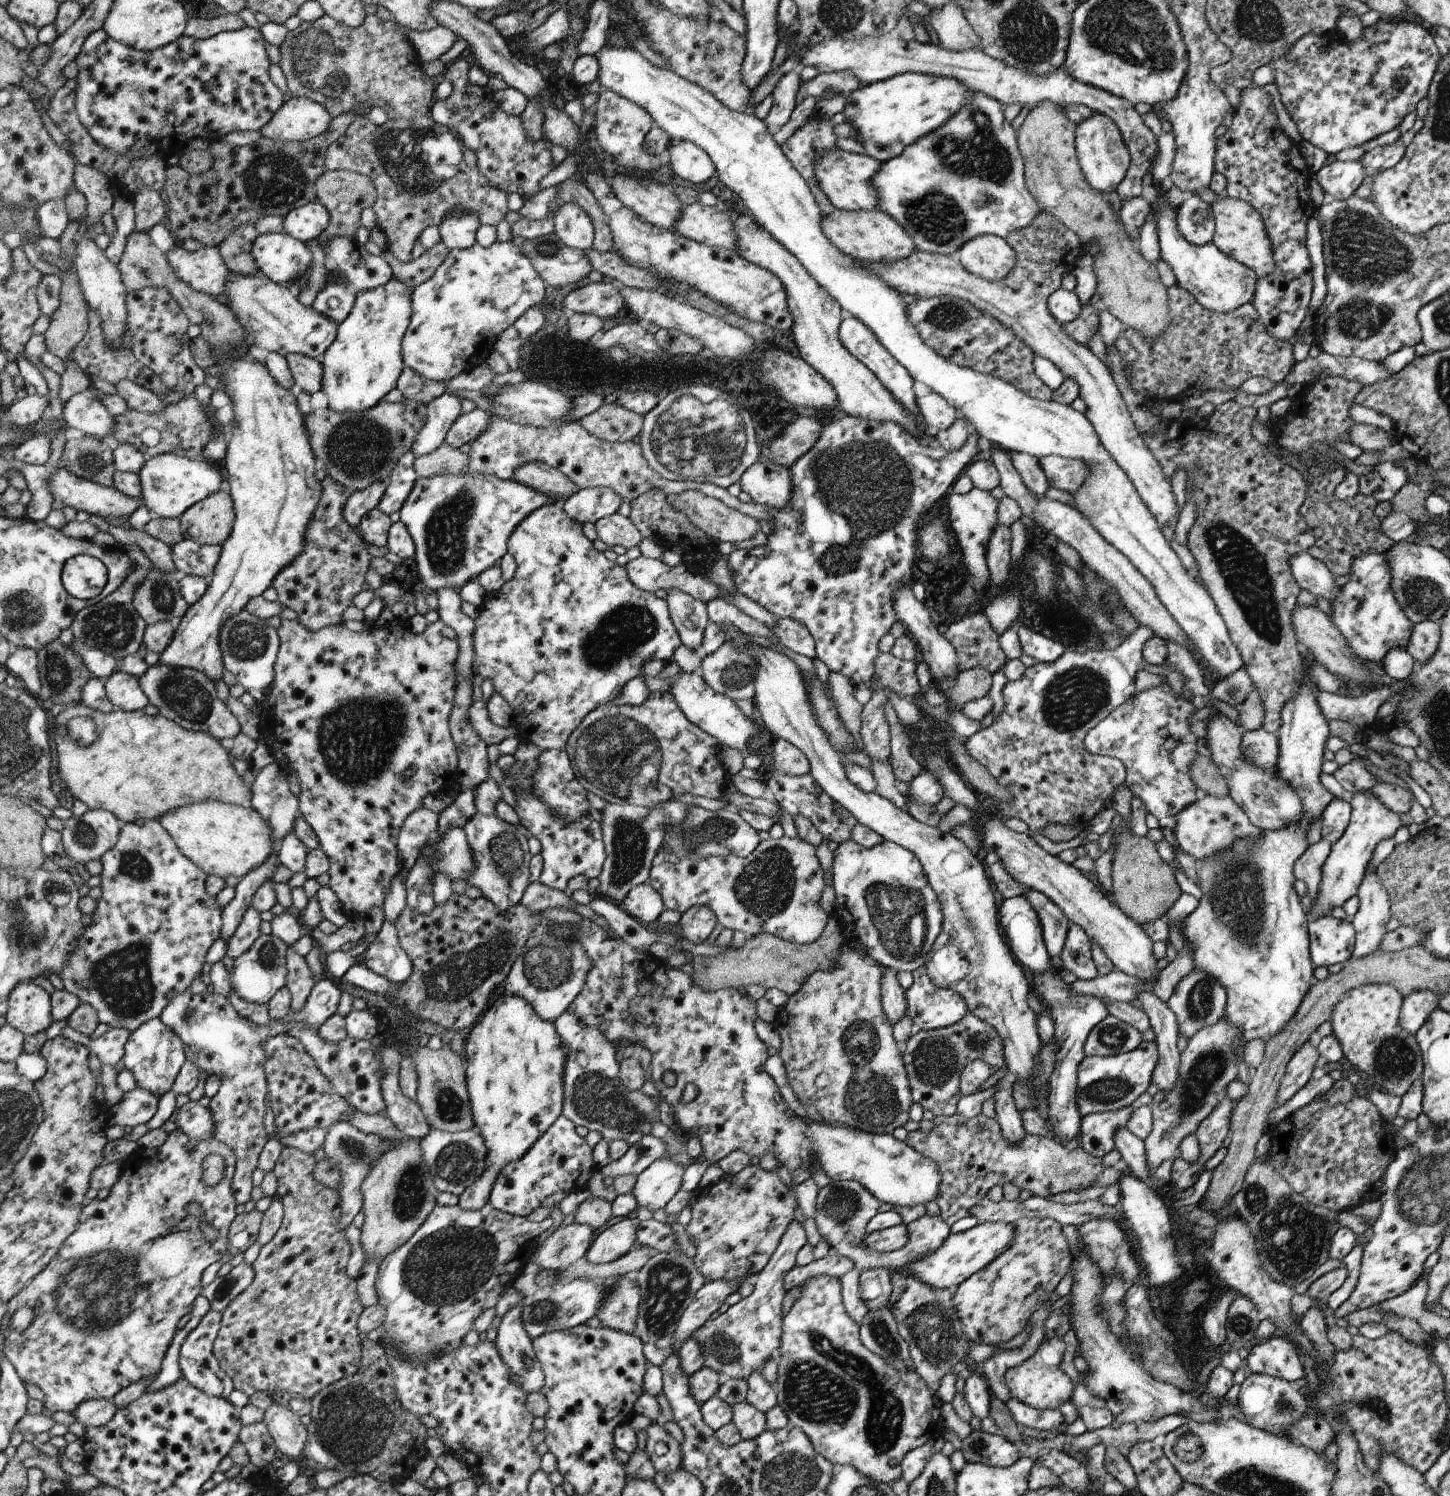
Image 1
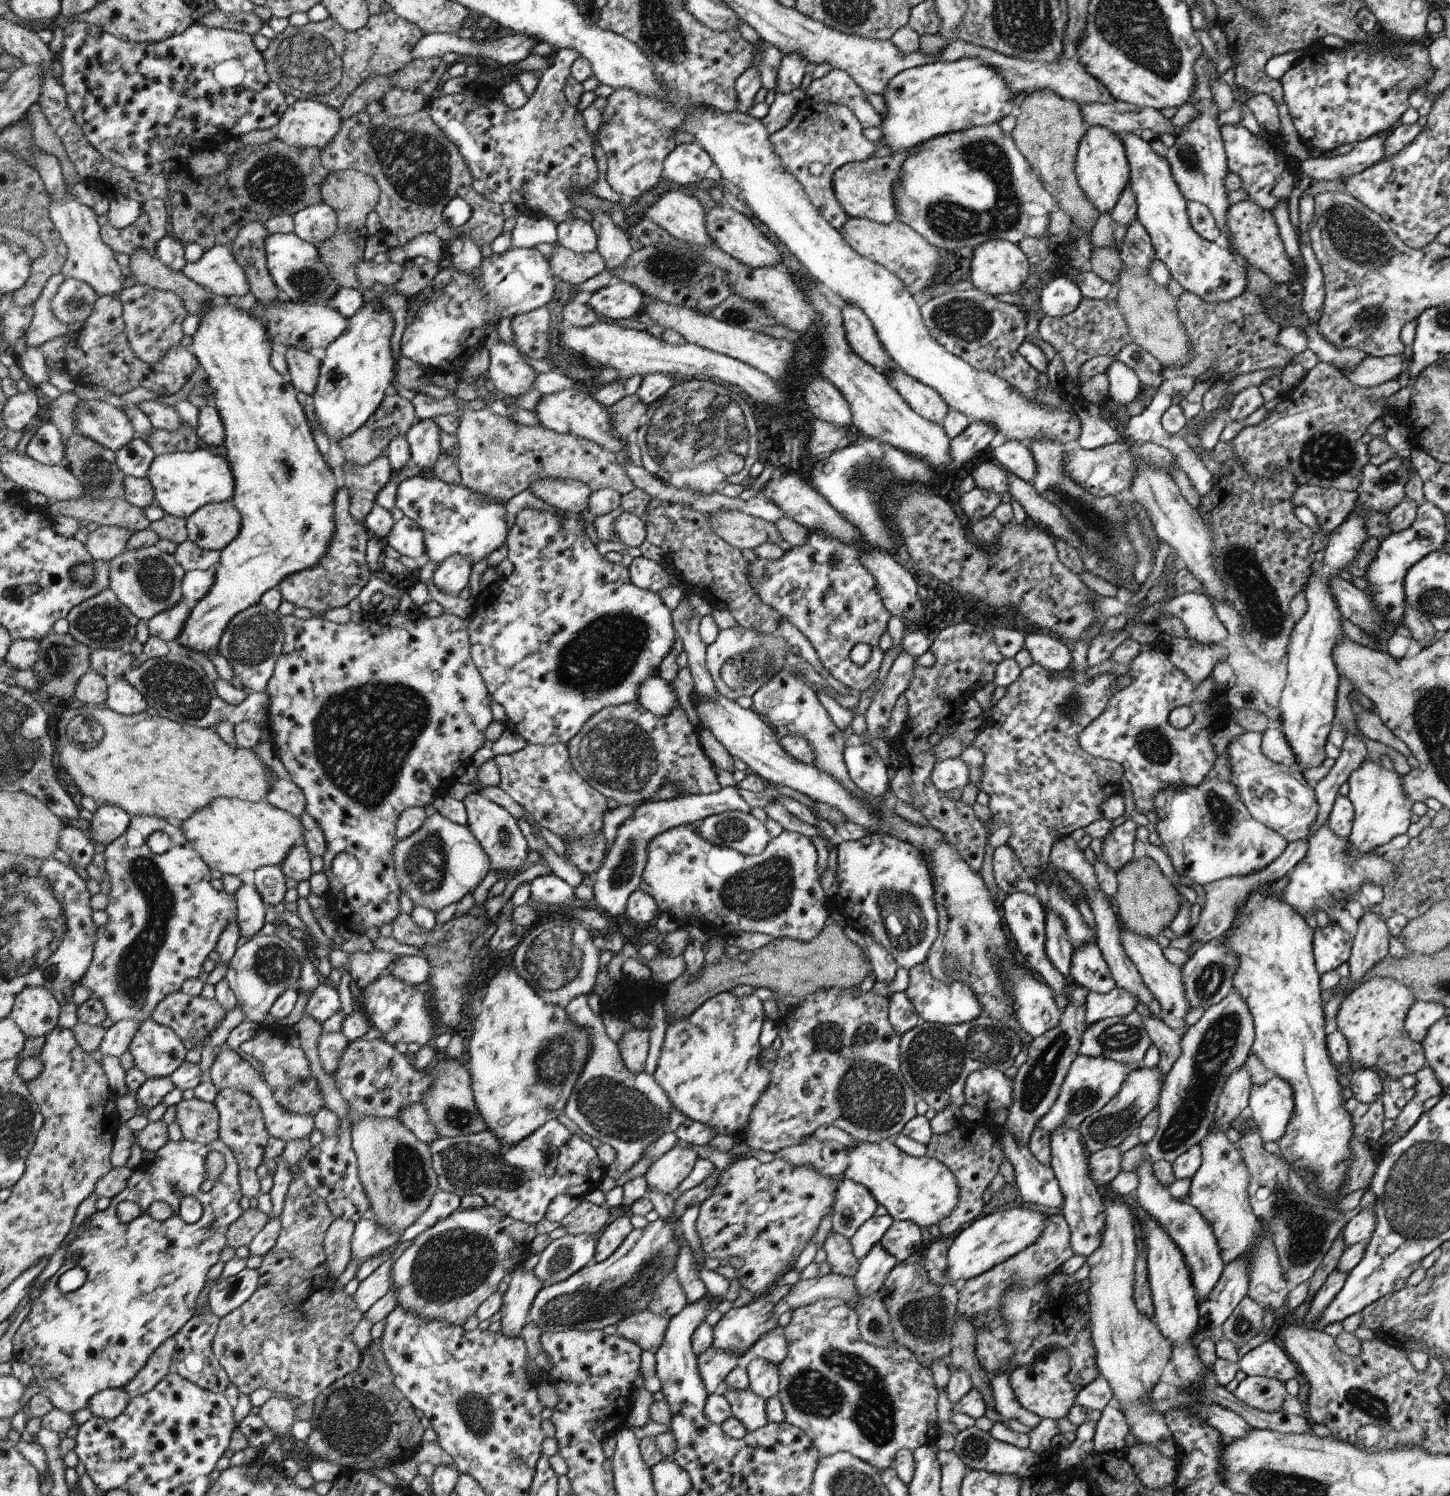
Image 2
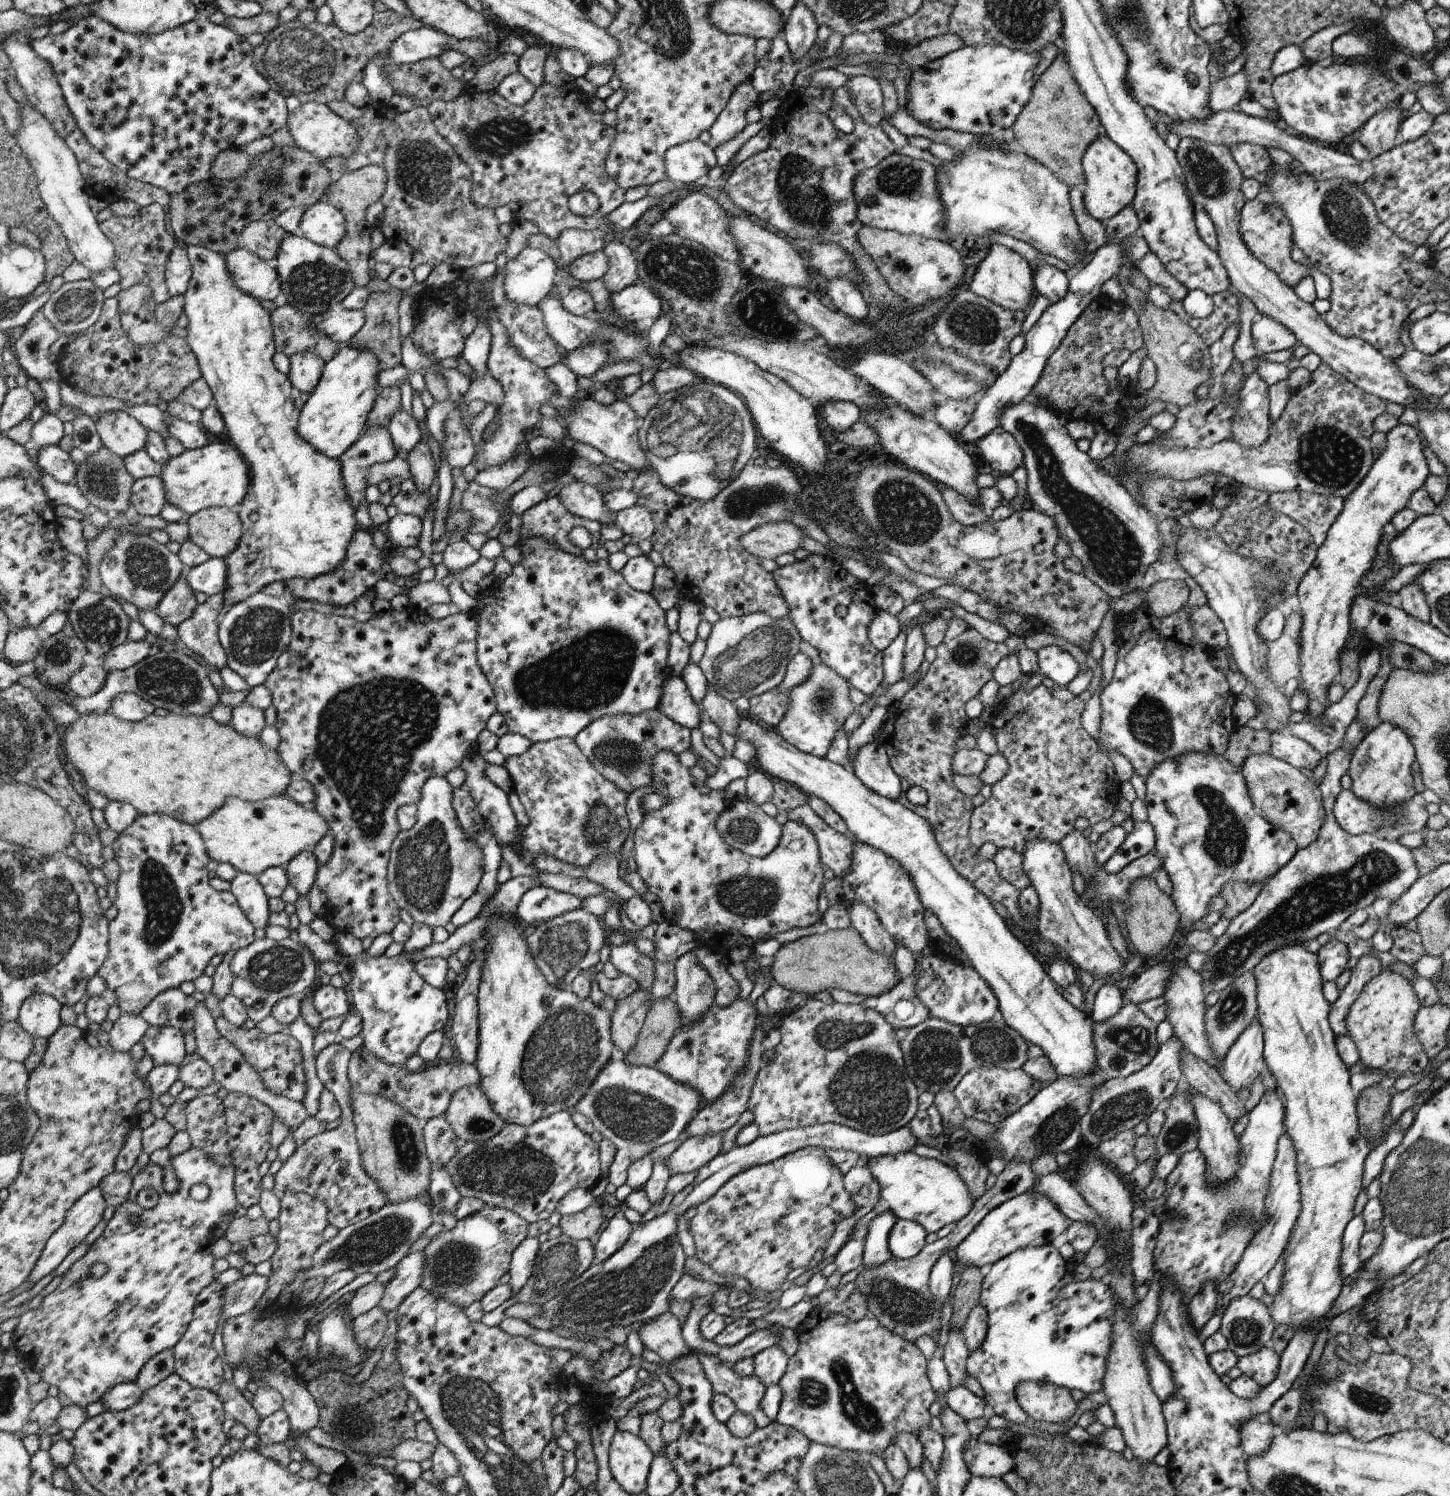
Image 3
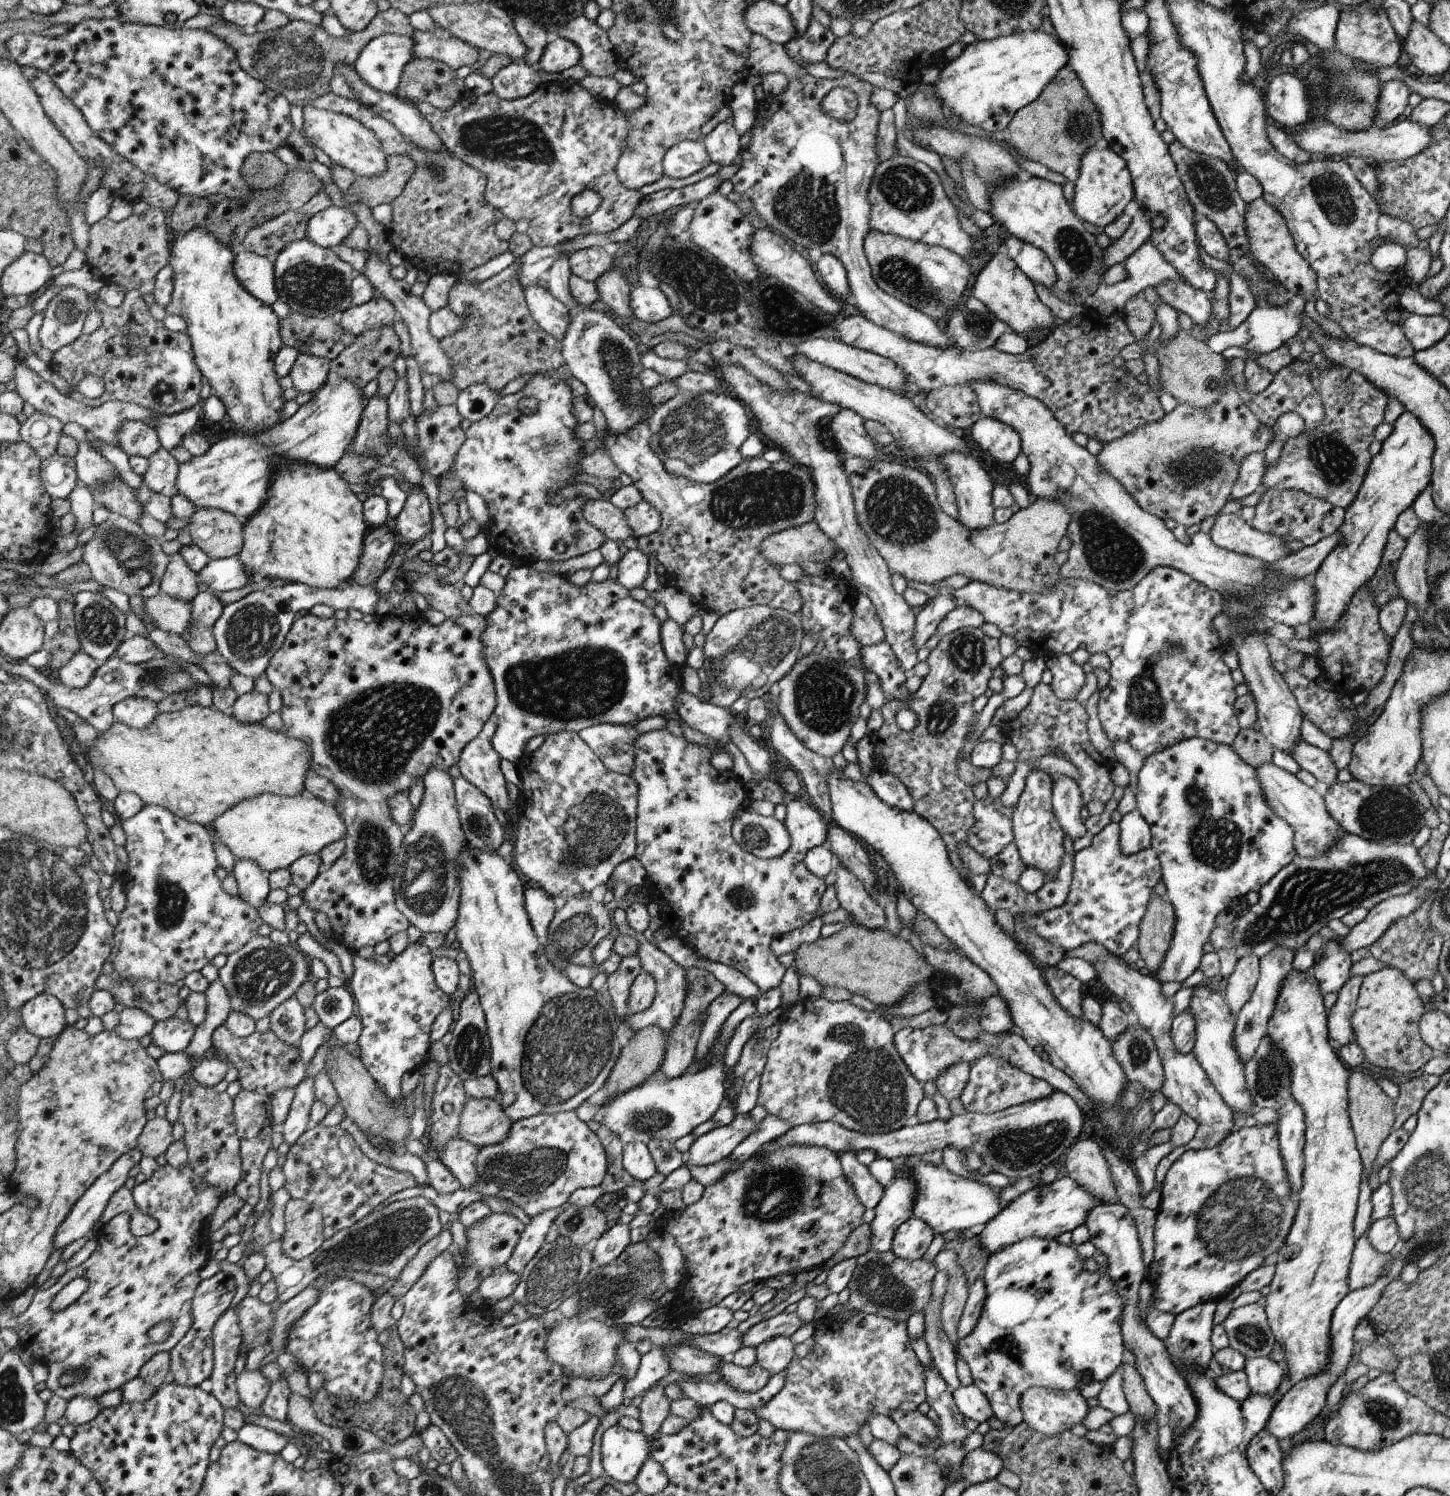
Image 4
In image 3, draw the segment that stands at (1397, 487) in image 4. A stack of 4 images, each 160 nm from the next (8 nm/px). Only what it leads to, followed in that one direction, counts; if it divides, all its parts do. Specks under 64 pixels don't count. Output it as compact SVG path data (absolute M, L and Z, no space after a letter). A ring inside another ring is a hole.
M1398 425L1387 432L1386 449L1375 459L1364 480L1345 498L1342 512L1327 532L1324 542L1317 550L1316 560L1297 586L1297 595L1302 610L1303 625L1299 638L1299 667L1301 678L1299 687L1309 700L1304 712L1305 718L1312 724L1320 725L1326 709L1332 704L1328 700L1328 688L1336 683L1341 671L1341 652L1351 636L1350 607L1353 598L1359 593L1358 584L1369 572L1375 561L1385 524L1391 522L1395 514L1406 508L1406 502L1415 490L1423 487L1426 477L1430 474L1426 458L1422 453L1422 444L1418 438L1419 430L1410 425Z

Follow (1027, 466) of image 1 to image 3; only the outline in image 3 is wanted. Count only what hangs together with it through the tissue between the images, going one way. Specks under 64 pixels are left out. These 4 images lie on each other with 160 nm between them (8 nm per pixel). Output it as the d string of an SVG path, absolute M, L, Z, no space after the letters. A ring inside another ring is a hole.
M1002 426L976 442L982 450L978 452L994 471L1012 474L1016 468L1024 467L1025 456L1016 439Z

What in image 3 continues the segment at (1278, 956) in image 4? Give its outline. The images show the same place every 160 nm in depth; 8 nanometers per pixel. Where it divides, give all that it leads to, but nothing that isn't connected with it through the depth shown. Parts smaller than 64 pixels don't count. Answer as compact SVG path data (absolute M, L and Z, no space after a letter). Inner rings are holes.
M1256 1018L1230 1047L1219 1074L1237 1094L1242 1088L1250 1088L1256 1077L1266 1068L1263 1059L1263 1031Z

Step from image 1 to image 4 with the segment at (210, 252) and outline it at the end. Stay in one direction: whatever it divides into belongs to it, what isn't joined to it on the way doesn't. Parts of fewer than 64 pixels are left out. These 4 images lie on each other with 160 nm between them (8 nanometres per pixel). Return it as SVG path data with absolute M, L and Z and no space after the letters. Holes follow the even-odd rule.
M250 251L238 253L236 276L239 283L264 304L272 305L279 298L275 265L268 257Z

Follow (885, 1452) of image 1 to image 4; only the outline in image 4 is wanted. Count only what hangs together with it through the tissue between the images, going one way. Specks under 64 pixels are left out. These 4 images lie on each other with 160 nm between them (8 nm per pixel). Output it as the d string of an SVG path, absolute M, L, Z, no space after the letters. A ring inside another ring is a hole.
M862 1311L857 1312L846 1322L842 1322L842 1334L840 1334L840 1327L838 1320L834 1320L831 1316L825 1316L821 1321L814 1322L815 1333L814 1344L807 1355L800 1358L794 1358L791 1360L791 1367L786 1369L785 1381L782 1390L767 1402L761 1409L752 1411L757 1414L758 1418L767 1420L775 1429L782 1429L791 1433L801 1432L808 1433L814 1436L822 1438L838 1437L846 1440L850 1435L857 1435L858 1428L868 1424L871 1415L876 1415L879 1419L885 1416L891 1416L897 1409L904 1413L914 1412L918 1406L922 1404L927 1398L926 1395L926 1380L927 1373L923 1368L922 1362L920 1362L915 1349L912 1348L911 1338L907 1331L907 1324L896 1322L882 1315L869 1315Z

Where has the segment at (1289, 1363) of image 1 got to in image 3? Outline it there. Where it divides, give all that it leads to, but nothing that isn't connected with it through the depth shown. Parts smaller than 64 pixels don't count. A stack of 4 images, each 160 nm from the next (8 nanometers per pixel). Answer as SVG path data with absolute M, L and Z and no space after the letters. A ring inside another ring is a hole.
M1266 1346L1258 1352L1239 1357L1237 1367L1244 1375L1252 1377L1265 1387L1278 1376L1280 1361L1281 1356L1272 1349L1272 1346Z

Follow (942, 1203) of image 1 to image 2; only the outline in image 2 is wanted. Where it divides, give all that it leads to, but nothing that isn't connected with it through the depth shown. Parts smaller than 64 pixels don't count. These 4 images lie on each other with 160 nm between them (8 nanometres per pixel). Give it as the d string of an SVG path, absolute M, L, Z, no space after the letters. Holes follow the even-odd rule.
M986 1119L958 1122L958 1125L952 1127L948 1132L932 1135L927 1144L927 1155L945 1164L957 1180L959 1199L952 1212L949 1212L949 1215L939 1222L942 1237L954 1236L956 1230L960 1232L982 1216L986 1204L982 1199L982 1194L986 1192L986 1188L994 1180L994 1176L998 1174L1000 1164L1005 1158L997 1129ZM1108 1147L1087 1155L1089 1175L1097 1186L1104 1186L1114 1178L1120 1177L1122 1155L1118 1147Z

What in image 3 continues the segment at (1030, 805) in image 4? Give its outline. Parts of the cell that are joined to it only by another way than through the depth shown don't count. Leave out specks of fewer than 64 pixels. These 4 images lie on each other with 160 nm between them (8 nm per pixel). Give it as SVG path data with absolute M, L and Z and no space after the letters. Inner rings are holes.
M1049 840L1027 842L1023 854L1022 868L1039 896L1040 938L1057 945L1063 954L1078 968L1090 972L1094 978L1112 977L1126 964L1111 945L1105 924L1090 908L1082 904L1082 899L1072 887L1072 871L1059 843Z

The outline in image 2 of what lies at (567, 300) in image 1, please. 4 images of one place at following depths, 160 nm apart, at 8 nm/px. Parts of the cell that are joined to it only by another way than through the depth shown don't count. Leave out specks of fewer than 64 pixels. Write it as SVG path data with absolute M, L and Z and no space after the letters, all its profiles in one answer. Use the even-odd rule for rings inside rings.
M612 277L606 287L592 293L587 305L597 312L598 316L619 319L638 316L644 311L644 294L637 286Z

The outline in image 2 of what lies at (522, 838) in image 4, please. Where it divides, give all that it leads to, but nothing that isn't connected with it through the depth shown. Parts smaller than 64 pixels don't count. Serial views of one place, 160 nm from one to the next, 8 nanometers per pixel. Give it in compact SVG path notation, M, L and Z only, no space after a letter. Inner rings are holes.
M527 743L514 754L495 755L494 760L501 776L499 787L507 792L514 802L523 806L539 826L544 826L564 840L602 832L602 818L604 812L610 808L606 805L607 794L595 789L576 772L567 745Z

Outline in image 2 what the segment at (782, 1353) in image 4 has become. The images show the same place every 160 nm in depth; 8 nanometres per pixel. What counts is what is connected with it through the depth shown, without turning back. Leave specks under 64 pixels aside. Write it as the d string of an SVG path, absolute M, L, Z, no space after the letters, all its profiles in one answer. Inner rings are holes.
M758 1357L753 1359L747 1366L749 1376L747 1388L767 1401L778 1394L779 1374L777 1372L777 1366L771 1362Z

